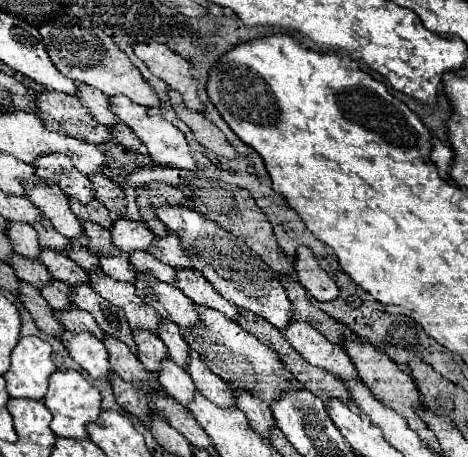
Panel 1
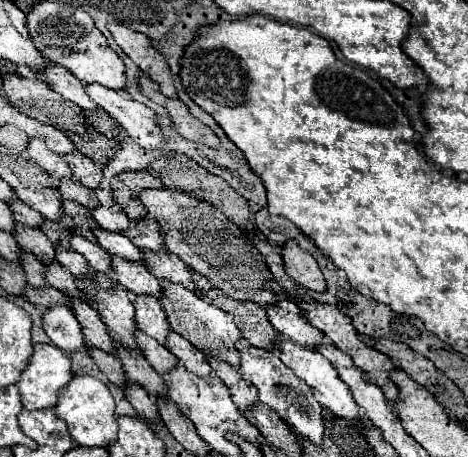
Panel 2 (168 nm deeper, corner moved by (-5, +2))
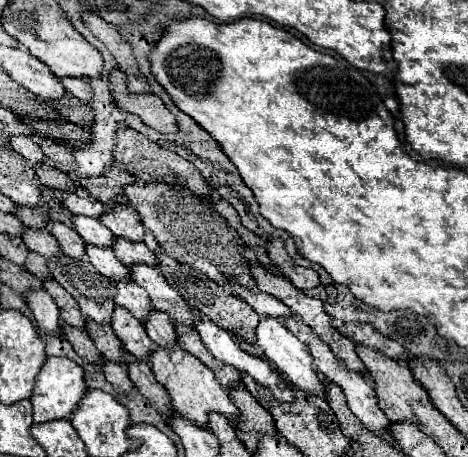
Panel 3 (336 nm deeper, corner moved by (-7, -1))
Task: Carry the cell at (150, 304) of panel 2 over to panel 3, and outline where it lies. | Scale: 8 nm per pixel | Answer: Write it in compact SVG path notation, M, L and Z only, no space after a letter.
M120 280L116 284L116 290L118 292L114 296L114 302L118 306L124 306L140 322L144 322L148 318L148 312L152 310L152 302L148 300L148 294L144 292L144 288L140 288L138 284L132 284L132 280Z

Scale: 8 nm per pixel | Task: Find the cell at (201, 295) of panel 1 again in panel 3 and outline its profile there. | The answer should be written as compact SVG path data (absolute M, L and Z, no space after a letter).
M114 236L112 250L114 250L114 256L122 264L134 264L134 262L144 262L150 266L156 264L156 254L152 250L148 250L148 246L144 242L130 242L130 240Z

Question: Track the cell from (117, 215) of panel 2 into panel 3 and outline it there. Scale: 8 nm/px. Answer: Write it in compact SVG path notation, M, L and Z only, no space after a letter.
M76 188L74 192L64 192L62 194L62 204L72 212L72 214L84 214L84 216L92 216L98 218L100 212L104 212L104 204L96 198L92 198L84 188Z

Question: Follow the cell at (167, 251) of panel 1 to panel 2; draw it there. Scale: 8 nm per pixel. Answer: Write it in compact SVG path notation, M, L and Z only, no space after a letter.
M142 219L136 225L132 225L124 233L134 245L138 245L142 251L166 251L164 233L160 231L160 223L154 219Z

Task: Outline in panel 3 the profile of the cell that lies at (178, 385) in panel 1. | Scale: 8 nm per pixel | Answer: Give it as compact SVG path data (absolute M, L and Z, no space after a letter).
M116 306L112 312L112 328L130 354L140 356L140 360L148 360L148 352L152 350L154 342L148 338L138 318L134 318L126 308Z

